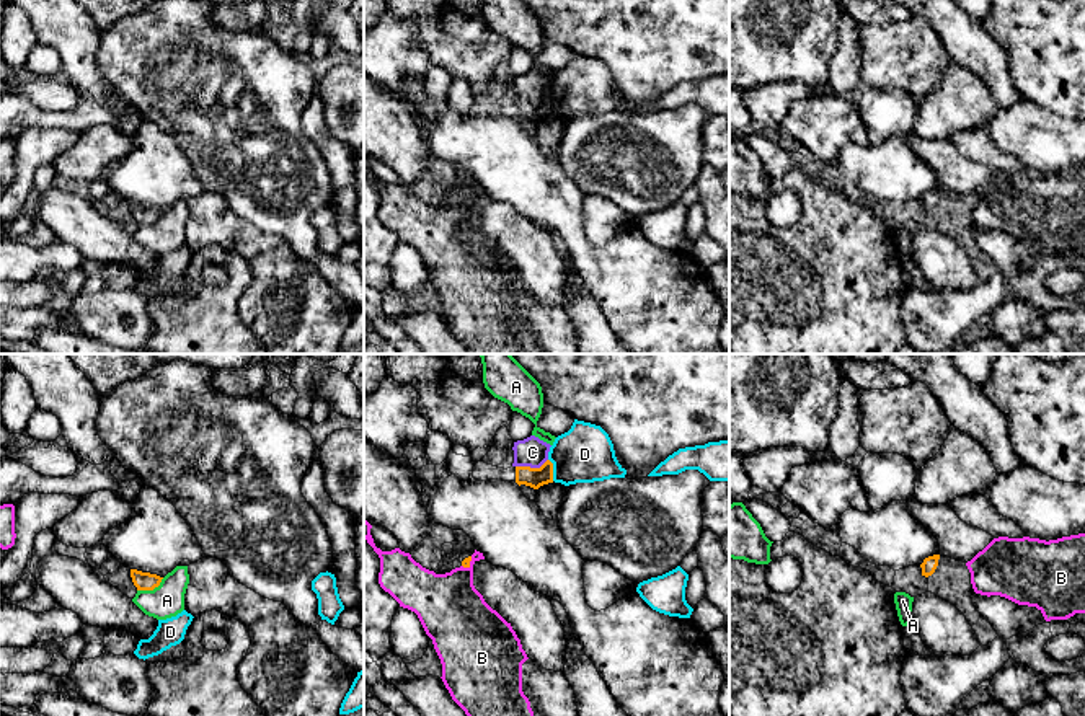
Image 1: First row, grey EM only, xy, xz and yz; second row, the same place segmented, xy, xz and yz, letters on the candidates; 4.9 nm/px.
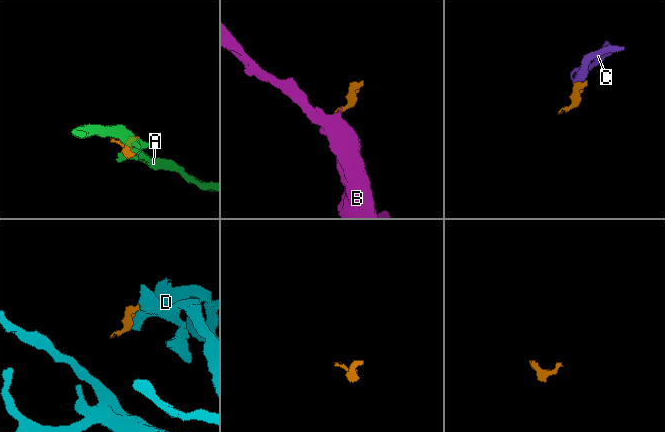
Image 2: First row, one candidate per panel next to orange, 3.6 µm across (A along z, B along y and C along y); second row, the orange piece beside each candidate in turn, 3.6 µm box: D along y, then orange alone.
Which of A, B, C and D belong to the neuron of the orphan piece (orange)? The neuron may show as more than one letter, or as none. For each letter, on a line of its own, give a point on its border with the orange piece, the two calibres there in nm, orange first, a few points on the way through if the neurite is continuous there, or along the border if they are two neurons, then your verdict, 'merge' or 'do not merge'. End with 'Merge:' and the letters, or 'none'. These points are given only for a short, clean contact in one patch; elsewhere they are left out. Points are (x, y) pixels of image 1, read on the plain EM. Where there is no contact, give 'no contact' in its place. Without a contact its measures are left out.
A: meets orange in xy at (150, 224); 100 nm thick on the orange side, 170 nm on the other; do not merge
B: meets orange in xz at (469, 198); 50 nm thick on the orange side, 320 nm on the other; runs through xz (465, 198), (469, 198), (451, 232), (451, 245); merge
C: meets orange in xz at (529, 101); 100 nm thick on the orange side, 150 nm on the other; runs through xz (524, 110), (529, 101), (532, 87); merge
D: meets orange in xz at (552, 105); 100 nm thick on the orange side, 280 nm on the other; do not merge
Merge: B, C

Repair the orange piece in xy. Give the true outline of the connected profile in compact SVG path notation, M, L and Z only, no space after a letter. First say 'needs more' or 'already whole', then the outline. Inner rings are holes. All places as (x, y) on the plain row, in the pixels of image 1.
already whole; M131 204L131 212L132 212L132 217L137 222L137 225L153 225L155 222L160 220L160 217L163 214L157 209L142 207L137 204Z

